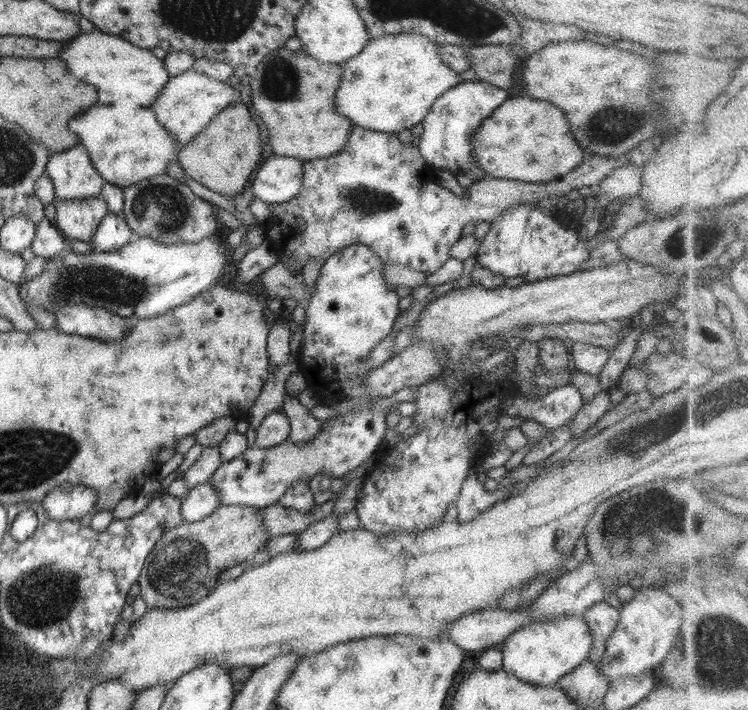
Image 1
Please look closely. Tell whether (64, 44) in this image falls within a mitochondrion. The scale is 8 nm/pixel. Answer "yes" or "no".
no

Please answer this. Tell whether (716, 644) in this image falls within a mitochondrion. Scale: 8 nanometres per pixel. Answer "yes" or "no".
yes

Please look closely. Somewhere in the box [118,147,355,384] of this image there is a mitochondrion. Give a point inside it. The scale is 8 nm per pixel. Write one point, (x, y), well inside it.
(167, 210)

